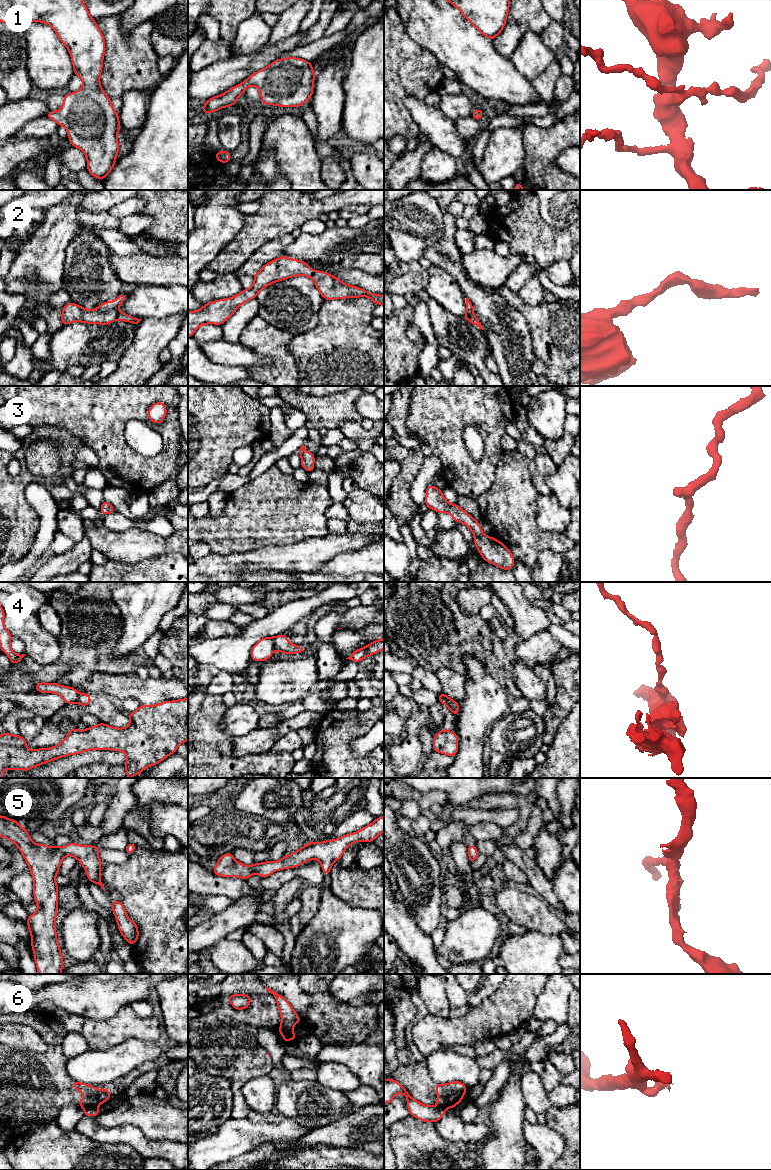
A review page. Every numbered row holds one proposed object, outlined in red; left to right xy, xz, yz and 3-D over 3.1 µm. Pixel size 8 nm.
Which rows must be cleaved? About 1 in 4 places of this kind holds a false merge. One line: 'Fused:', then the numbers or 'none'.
Fused: 4, 6

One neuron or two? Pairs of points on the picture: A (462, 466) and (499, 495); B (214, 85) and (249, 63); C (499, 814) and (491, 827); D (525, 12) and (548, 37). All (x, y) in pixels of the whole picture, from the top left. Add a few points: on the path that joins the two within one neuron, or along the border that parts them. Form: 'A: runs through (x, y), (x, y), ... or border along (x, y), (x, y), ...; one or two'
A: border along (498, 465), (492, 485), (475, 499); two
B: runs through (223, 76), (240, 67); one
C: border along (475, 822), (495, 822), (505, 829); two
D: border along (552, 20), (544, 29); two

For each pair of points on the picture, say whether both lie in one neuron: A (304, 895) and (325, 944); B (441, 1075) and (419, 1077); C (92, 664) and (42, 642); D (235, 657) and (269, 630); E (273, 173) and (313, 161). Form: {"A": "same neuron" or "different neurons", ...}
{"A": "different neurons", "B": "different neurons", "C": "different neurons", "D": "same neuron", "E": "different neurons"}

